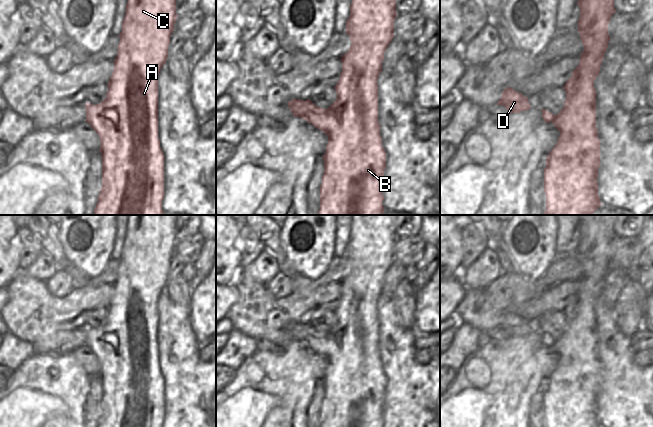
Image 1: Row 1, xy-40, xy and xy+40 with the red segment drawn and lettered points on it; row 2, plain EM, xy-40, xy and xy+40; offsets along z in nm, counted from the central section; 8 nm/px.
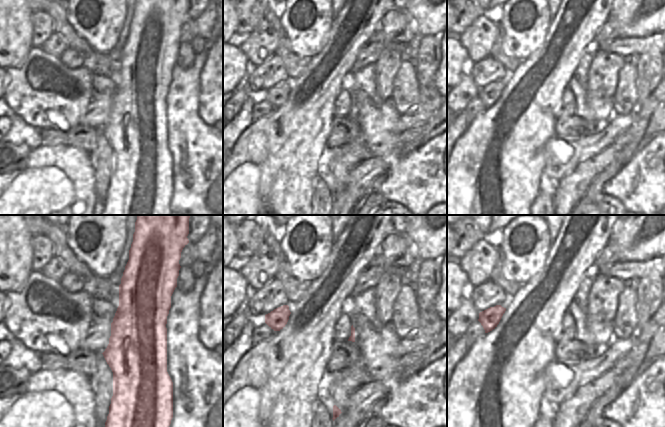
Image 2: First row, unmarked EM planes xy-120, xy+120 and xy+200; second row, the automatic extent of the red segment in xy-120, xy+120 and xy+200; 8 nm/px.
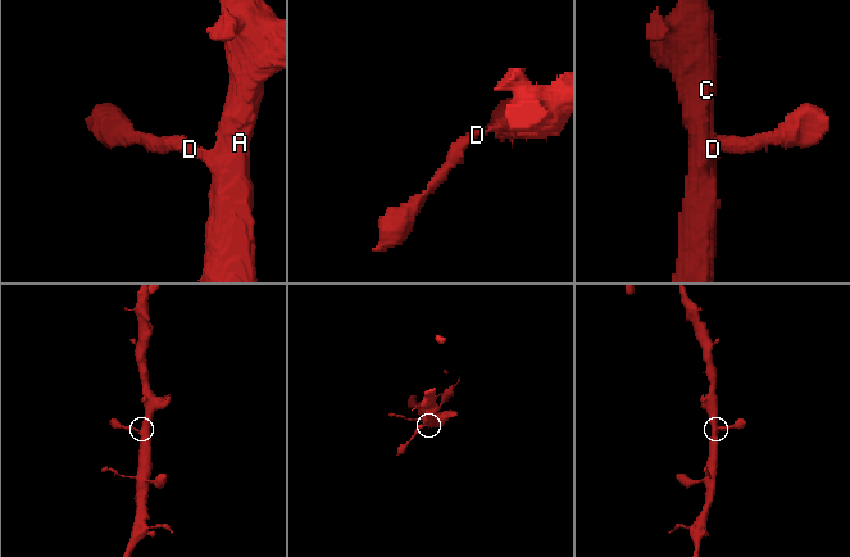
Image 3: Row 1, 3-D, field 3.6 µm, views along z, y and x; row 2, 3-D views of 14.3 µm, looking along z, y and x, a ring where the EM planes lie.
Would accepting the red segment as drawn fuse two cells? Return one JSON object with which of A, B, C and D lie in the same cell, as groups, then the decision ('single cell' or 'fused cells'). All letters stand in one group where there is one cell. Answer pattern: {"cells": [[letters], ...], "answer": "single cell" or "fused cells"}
{"cells": [["A", "B", "C", "D"]], "answer": "single cell"}

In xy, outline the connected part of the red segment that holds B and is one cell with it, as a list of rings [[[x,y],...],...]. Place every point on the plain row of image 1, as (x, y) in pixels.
[[[352,215],[350,240],[346,246],[346,257],[352,266],[347,277],[340,282],[342,296],[334,311],[336,324],[327,332],[317,331],[310,323],[293,323],[287,327],[294,341],[305,343],[328,360],[323,379],[324,398],[320,410],[320,427],[382,427],[382,408],[386,392],[386,376],[382,370],[378,346],[378,300],[382,295],[384,276],[394,262],[396,215]]]

